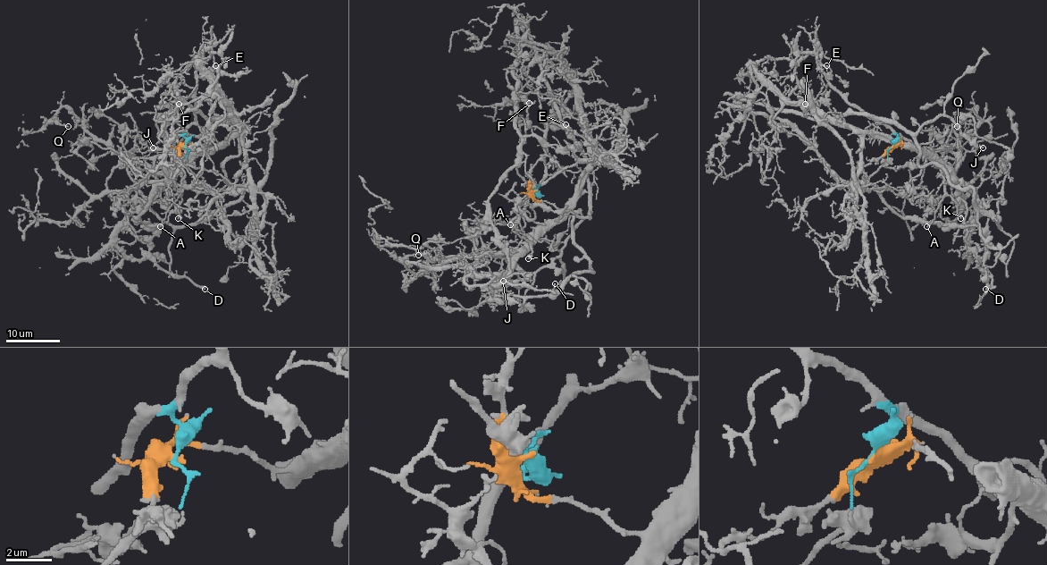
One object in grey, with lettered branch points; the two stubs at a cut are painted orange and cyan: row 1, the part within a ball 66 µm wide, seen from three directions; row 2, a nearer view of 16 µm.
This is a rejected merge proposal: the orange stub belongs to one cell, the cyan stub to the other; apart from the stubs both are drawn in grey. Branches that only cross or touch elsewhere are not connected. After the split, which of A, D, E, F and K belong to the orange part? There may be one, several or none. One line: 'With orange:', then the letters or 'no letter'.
With orange: D, F

